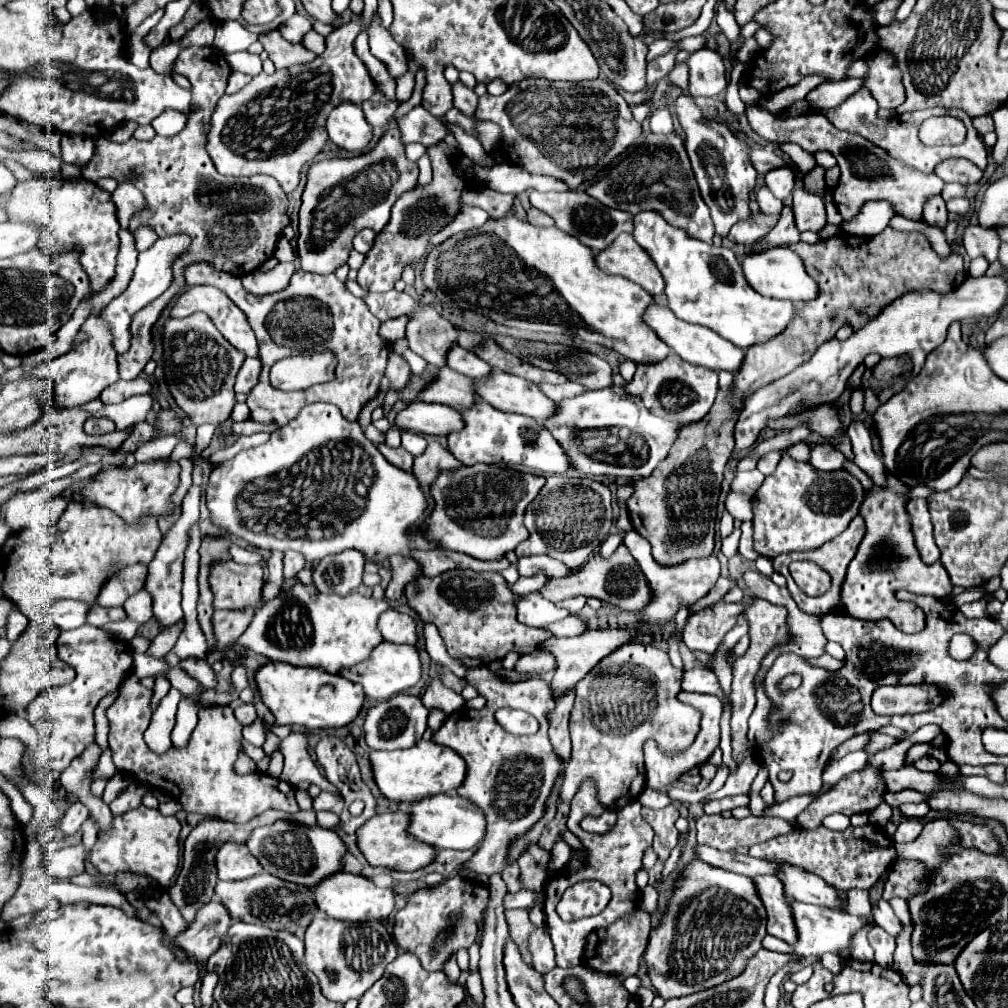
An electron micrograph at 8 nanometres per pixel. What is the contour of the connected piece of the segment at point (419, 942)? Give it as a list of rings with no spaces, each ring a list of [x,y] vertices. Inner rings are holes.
[[[453,875],[439,885],[427,887],[417,891],[409,903],[395,913],[395,925],[393,925],[393,939],[399,945],[399,949],[417,955],[425,971],[443,971],[443,965],[449,955],[455,955],[459,949],[469,949],[477,941],[479,923],[483,919],[483,913],[487,909],[489,901],[489,889],[477,879],[463,879],[461,875]],[[453,911],[461,911],[463,919],[455,925],[447,945],[439,951],[439,955],[431,955],[431,943],[449,925],[449,915]]]

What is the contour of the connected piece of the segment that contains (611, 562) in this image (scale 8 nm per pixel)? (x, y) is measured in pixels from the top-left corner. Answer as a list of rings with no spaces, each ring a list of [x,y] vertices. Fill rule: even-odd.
[[[619,545],[617,551],[609,559],[593,555],[579,573],[571,573],[571,577],[563,577],[563,579],[553,579],[539,591],[539,595],[543,595],[545,599],[551,599],[553,603],[563,601],[567,597],[585,595],[585,597],[597,597],[601,601],[609,601],[625,611],[643,609],[643,605],[647,605],[647,601],[651,601],[649,593],[651,593],[651,589],[647,589],[647,585],[643,581],[643,573],[625,545]]]

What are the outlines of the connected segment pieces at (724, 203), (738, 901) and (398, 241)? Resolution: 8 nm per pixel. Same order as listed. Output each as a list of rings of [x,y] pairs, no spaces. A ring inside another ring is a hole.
[[[685,62],[675,63],[669,74],[671,81],[684,89],[683,94],[677,97],[675,109],[677,109],[677,119],[685,131],[685,149],[691,159],[691,167],[695,173],[695,179],[701,189],[701,197],[711,209],[711,217],[715,223],[715,233],[721,235],[723,239],[727,237],[731,225],[741,221],[743,217],[749,217],[749,193],[755,189],[755,179],[757,171],[753,169],[749,155],[747,155],[747,145],[739,141],[727,125],[719,121],[711,121],[703,117],[703,111],[695,105],[691,99],[688,89],[688,65]]]
[[[705,861],[691,863],[685,875],[675,885],[675,893],[669,899],[667,915],[661,919],[659,927],[651,931],[651,941],[645,953],[645,961],[649,965],[649,977],[653,981],[655,991],[663,999],[685,997],[717,987],[737,977],[745,969],[747,961],[761,949],[761,941],[767,935],[765,925],[767,925],[767,913],[763,903],[759,901],[759,893],[751,877],[729,873]]]
[[[433,171],[431,183],[427,183],[427,185],[417,185],[415,189],[403,193],[403,195],[399,197],[399,201],[397,201],[397,203],[393,205],[393,209],[391,209],[391,219],[389,219],[389,223],[383,227],[381,233],[377,233],[375,245],[367,251],[365,261],[363,261],[361,269],[359,269],[357,283],[359,283],[363,289],[371,291],[371,293],[391,291],[393,285],[401,279],[403,269],[405,269],[407,265],[413,265],[415,261],[419,261],[419,259],[423,259],[423,257],[427,255],[427,247],[429,247],[431,235],[435,235],[435,233],[439,233],[441,229],[445,229],[445,227],[453,221],[453,217],[461,211],[461,191],[463,191],[463,187],[465,187],[465,185],[447,185],[447,175],[435,175],[435,171]]]

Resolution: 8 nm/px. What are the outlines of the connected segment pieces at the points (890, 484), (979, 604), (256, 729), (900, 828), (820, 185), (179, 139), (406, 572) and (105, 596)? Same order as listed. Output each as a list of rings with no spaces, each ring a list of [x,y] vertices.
[[[887,471],[887,483],[883,487],[873,485],[867,489],[865,499],[859,507],[859,515],[865,519],[865,537],[859,545],[855,559],[847,569],[847,577],[841,589],[841,605],[837,611],[847,611],[859,619],[889,618],[895,626],[905,633],[917,633],[925,625],[925,613],[911,602],[899,601],[895,591],[905,589],[915,595],[947,597],[951,593],[951,581],[947,571],[937,561],[925,565],[915,547],[911,515],[907,513],[909,491],[903,481]]]
[[[984,597],[979,601],[966,603],[959,608],[967,618],[982,618],[988,616],[987,614],[988,600]]]
[[[256,718],[252,724],[243,728],[242,735],[245,740],[249,741],[254,746],[261,747],[269,730],[269,726],[263,724],[261,719]]]
[[[909,819],[909,821],[901,821],[899,825],[897,825],[897,831],[895,831],[895,835],[893,835],[895,842],[908,843],[917,838],[917,835],[921,833],[921,829],[923,829],[923,825],[921,825],[921,821],[917,821],[917,819]]]
[[[815,167],[813,171],[809,171],[809,173],[803,177],[803,189],[805,189],[807,193],[815,193],[815,195],[819,195],[819,197],[823,197],[825,193],[829,193],[829,187],[825,185],[823,175],[825,175],[825,169],[819,169],[819,167]]]
[[[187,47],[175,59],[173,73],[185,75],[193,89],[193,109],[187,119],[187,127],[175,137],[153,137],[151,141],[129,139],[129,143],[113,143],[105,137],[95,139],[95,157],[85,167],[85,177],[89,181],[99,181],[101,177],[113,177],[117,183],[131,181],[137,189],[141,189],[147,197],[147,209],[137,213],[129,225],[129,231],[135,233],[137,227],[147,225],[159,237],[169,237],[175,233],[191,235],[193,243],[183,257],[175,263],[175,279],[173,285],[151,305],[135,315],[131,325],[133,341],[131,349],[125,355],[119,355],[119,377],[133,380],[145,369],[147,361],[153,355],[153,335],[151,329],[157,323],[161,311],[169,305],[173,297],[185,291],[183,271],[193,263],[209,263],[209,265],[225,265],[221,271],[231,275],[247,275],[261,267],[271,255],[281,237],[281,231],[289,225],[287,217],[287,195],[281,185],[269,175],[253,175],[245,179],[223,177],[217,173],[215,165],[205,145],[207,133],[211,129],[211,115],[215,111],[217,101],[225,95],[227,77],[231,67],[227,65],[223,53],[213,47]]]
[[[399,554],[391,556],[389,563],[391,566],[391,581],[389,581],[389,587],[385,591],[385,597],[389,601],[397,601],[397,599],[403,597],[405,587],[421,575],[421,569],[419,569],[415,560]]]
[[[133,565],[121,569],[111,581],[107,581],[105,589],[101,589],[97,603],[103,607],[121,607],[131,593],[137,593],[145,585],[147,567]]]

